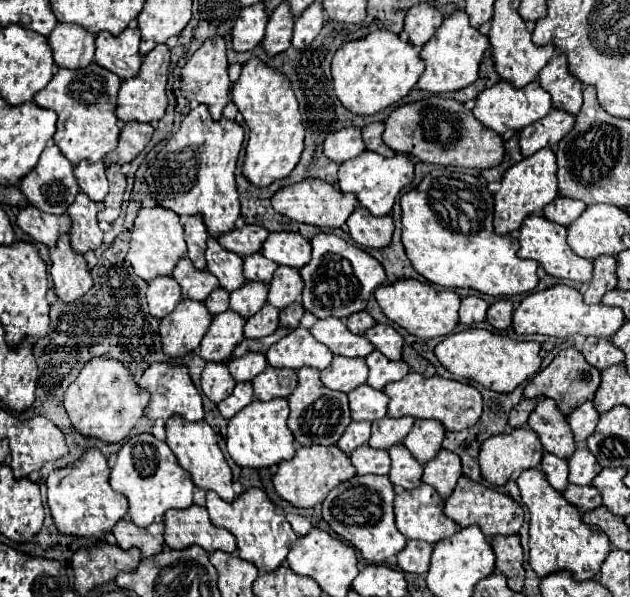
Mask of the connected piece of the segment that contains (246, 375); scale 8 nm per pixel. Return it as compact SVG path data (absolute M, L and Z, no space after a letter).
M248 353L240 359L232 359L228 361L228 369L230 369L230 375L234 377L234 381L252 381L256 375L260 375L264 369L266 369L266 357L260 355L260 353Z

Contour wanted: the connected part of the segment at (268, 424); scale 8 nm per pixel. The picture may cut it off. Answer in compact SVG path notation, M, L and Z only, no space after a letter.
M274 399L274 401L254 401L252 405L240 409L232 421L228 421L228 437L226 437L226 449L232 457L232 461L240 467L270 467L278 465L280 461L292 459L294 449L294 437L286 425L288 421L288 401L286 399Z

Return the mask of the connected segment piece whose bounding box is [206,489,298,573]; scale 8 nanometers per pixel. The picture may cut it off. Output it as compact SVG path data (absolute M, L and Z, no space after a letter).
M248 489L242 495L238 495L234 503L222 501L216 493L208 493L206 509L208 509L210 521L214 527L226 529L236 537L238 557L254 563L260 573L270 573L270 571L278 569L286 561L290 547L298 539L298 535L292 531L286 517L278 515L276 507L268 501L266 493L262 489Z

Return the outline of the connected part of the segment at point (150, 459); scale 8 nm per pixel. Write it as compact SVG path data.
M148 433L136 435L122 445L110 473L110 485L128 499L128 515L138 527L148 527L156 519L162 519L168 509L186 509L192 505L194 483L190 475L178 465L170 447Z

